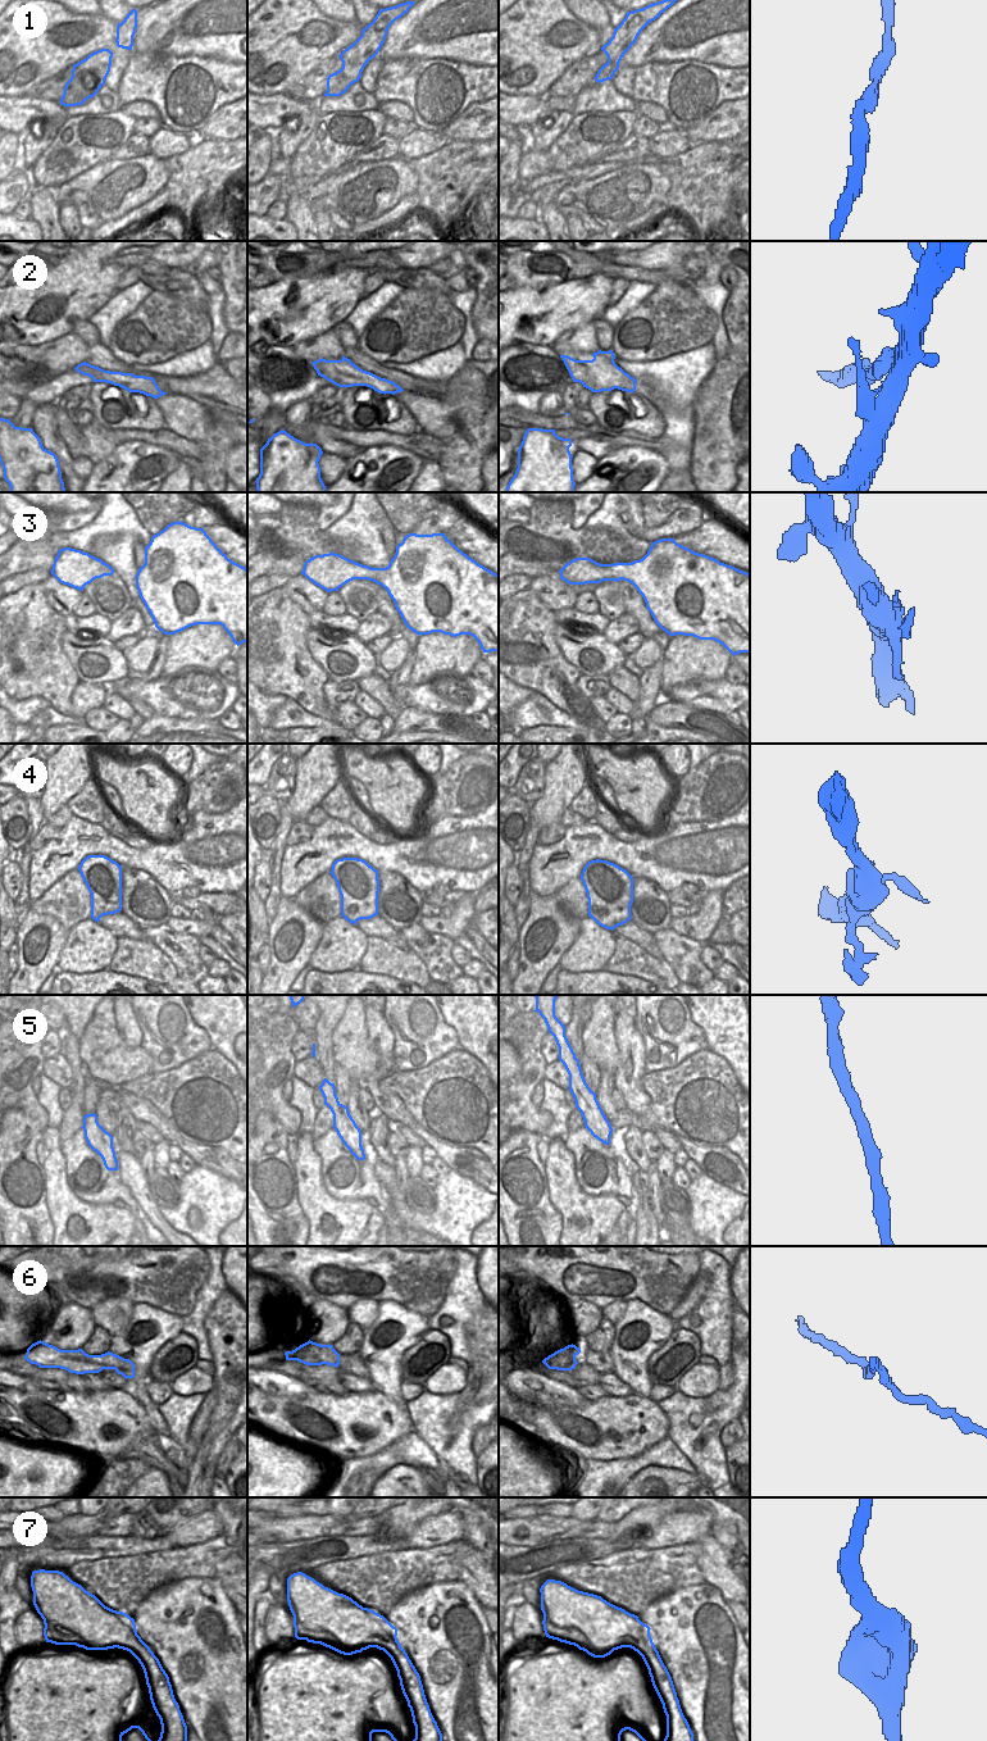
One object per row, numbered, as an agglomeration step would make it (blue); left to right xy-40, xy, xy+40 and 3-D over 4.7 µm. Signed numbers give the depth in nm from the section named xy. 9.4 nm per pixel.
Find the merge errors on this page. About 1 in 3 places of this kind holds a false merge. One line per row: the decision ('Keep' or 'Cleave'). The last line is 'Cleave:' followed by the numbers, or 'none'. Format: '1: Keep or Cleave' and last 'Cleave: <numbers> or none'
1: Keep
2: Cleave
3: Keep
4: Cleave
5: Keep
6: Cleave
7: Keep
Cleave: 2, 4, 6.

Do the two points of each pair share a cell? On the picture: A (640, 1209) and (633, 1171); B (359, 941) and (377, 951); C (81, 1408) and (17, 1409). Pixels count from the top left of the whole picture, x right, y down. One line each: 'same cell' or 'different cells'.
A: same cell
B: different cells
C: same cell

